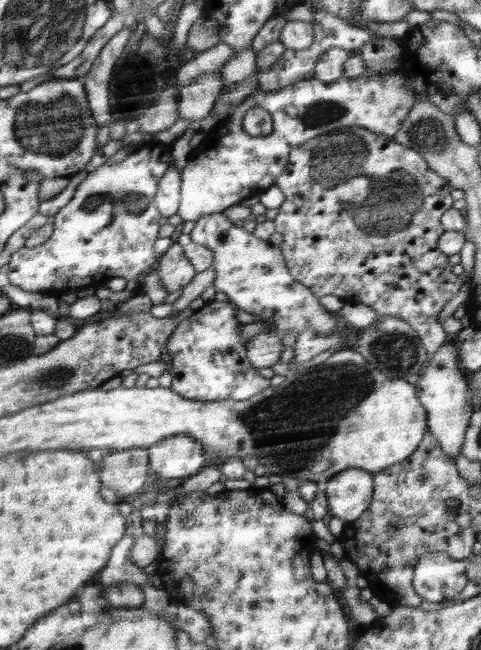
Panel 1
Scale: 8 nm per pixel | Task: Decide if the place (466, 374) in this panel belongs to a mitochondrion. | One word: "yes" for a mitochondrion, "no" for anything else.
no

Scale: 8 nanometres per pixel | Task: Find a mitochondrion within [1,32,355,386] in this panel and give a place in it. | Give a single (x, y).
(54, 126)

